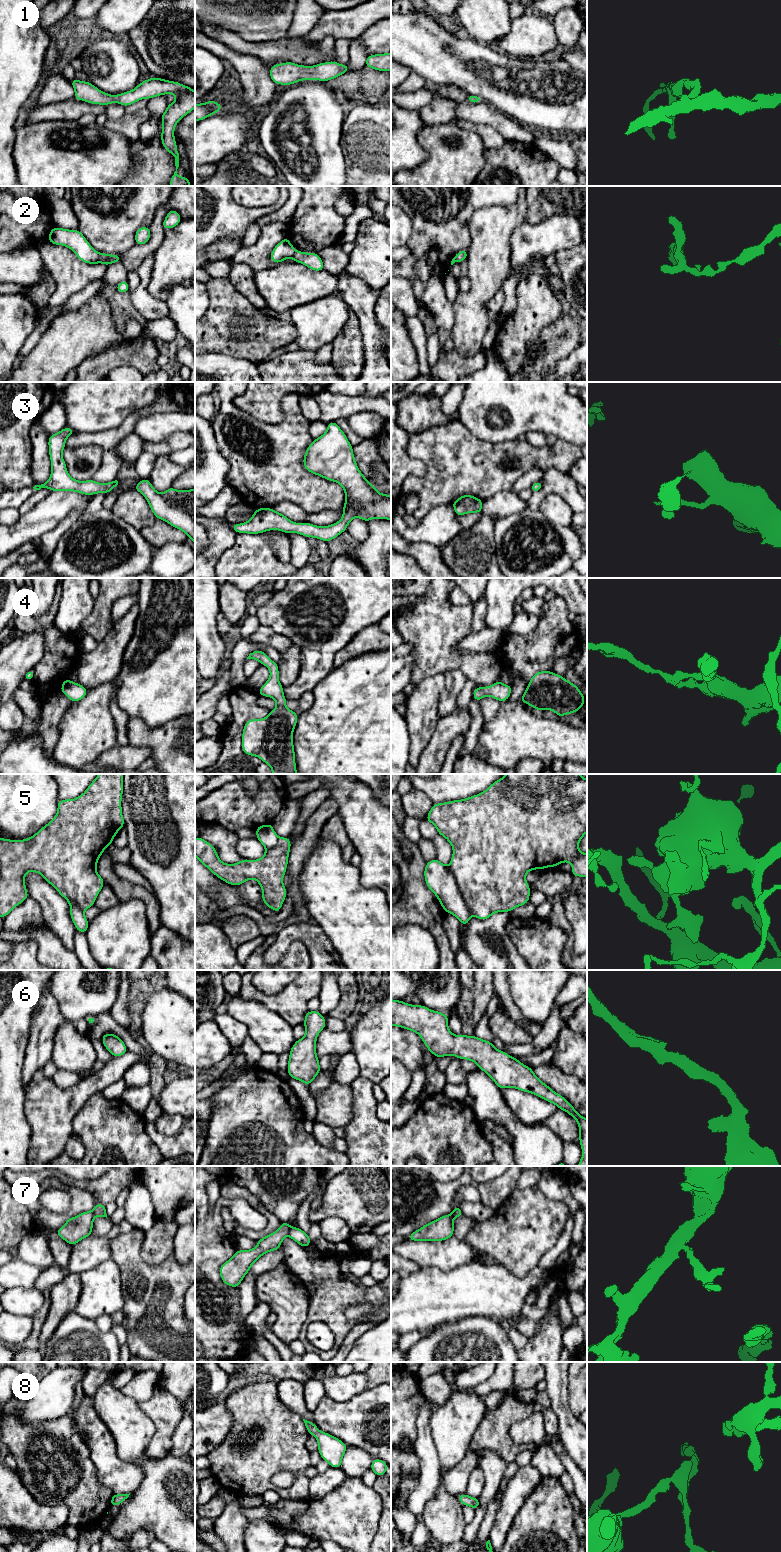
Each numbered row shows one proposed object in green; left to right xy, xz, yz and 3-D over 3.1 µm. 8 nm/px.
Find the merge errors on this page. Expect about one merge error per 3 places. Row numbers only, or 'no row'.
2, 5, 7

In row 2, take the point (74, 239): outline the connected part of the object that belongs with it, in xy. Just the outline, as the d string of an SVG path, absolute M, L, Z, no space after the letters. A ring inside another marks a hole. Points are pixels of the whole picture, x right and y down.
M54 226L48 235L48 240L54 245L70 248L84 263L95 265L100 262L99 253L78 229L69 230Z

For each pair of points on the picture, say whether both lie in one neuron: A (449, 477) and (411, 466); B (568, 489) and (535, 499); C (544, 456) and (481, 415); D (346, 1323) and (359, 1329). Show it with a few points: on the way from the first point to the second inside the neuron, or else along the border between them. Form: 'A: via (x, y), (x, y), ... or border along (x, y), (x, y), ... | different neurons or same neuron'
A: border along (409, 454), (425, 465), (426, 473), (405, 481) | different neurons
B: via (560, 488), (547, 488), (543, 492) | same neuron
C: border along (517, 439), (494, 443) | different neurons
D: border along (360, 1320), (351, 1329), (340, 1346) | different neurons

